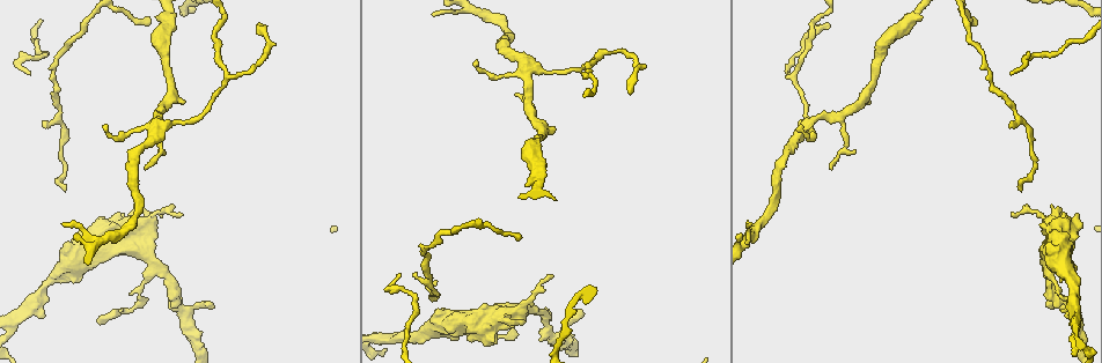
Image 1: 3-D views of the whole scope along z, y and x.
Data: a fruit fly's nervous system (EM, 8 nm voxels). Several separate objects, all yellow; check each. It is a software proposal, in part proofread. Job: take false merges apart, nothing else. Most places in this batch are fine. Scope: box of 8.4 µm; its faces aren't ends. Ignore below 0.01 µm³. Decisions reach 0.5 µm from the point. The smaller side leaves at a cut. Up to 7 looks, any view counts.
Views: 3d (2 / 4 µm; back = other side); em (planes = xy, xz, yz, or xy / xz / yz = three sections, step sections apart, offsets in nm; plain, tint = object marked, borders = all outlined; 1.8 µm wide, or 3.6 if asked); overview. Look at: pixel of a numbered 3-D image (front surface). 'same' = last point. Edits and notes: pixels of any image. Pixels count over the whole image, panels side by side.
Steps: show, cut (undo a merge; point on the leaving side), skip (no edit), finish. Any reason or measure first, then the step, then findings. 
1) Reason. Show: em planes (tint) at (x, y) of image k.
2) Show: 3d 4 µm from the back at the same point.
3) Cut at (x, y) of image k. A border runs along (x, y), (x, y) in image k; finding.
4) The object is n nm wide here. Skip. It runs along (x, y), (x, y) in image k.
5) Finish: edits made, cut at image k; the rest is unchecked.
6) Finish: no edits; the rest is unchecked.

Branch point. Show: 3d 2 µm at (810, 120) of image 1.

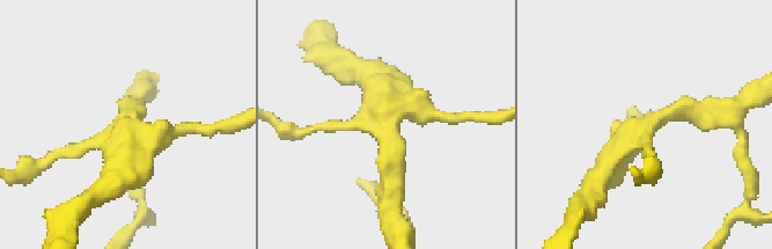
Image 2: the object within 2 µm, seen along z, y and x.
Show: em planes (plain) at (128, 123) of image 2.

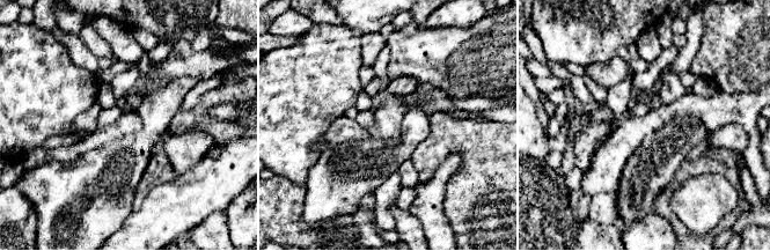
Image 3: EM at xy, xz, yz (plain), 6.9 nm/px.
Show: em planes (tint) at the same point.

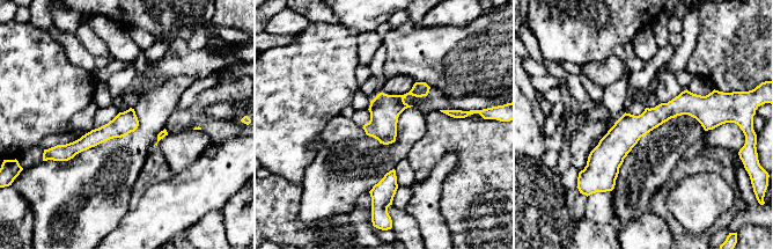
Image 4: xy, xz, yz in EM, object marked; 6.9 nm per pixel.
Skip. It runs along (713, 115), (664, 111), (590, 165) in image 4; continuous, no second cell.

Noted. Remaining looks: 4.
Show: em 3.6 µm planes (tint) at (228, 75) of image 1.

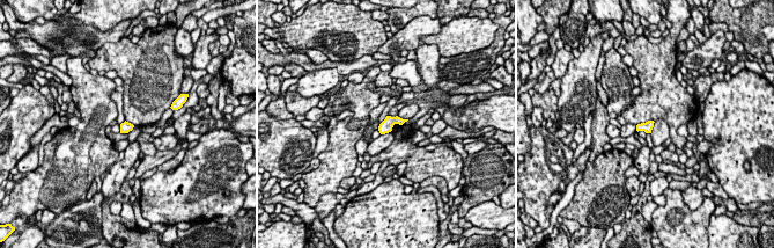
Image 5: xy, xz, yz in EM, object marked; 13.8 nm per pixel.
Skip. All the same cell.

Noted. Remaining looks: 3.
Thick turns thin. Show: em planes (tint) at (523, 305) of image 1.

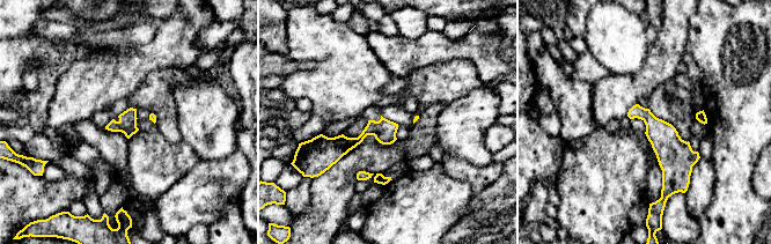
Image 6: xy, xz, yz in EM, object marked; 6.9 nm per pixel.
The object is 140 nm wide here. Skip. All the same cell.

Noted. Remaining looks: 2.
Finish: no edits; the rest is unchecked.

